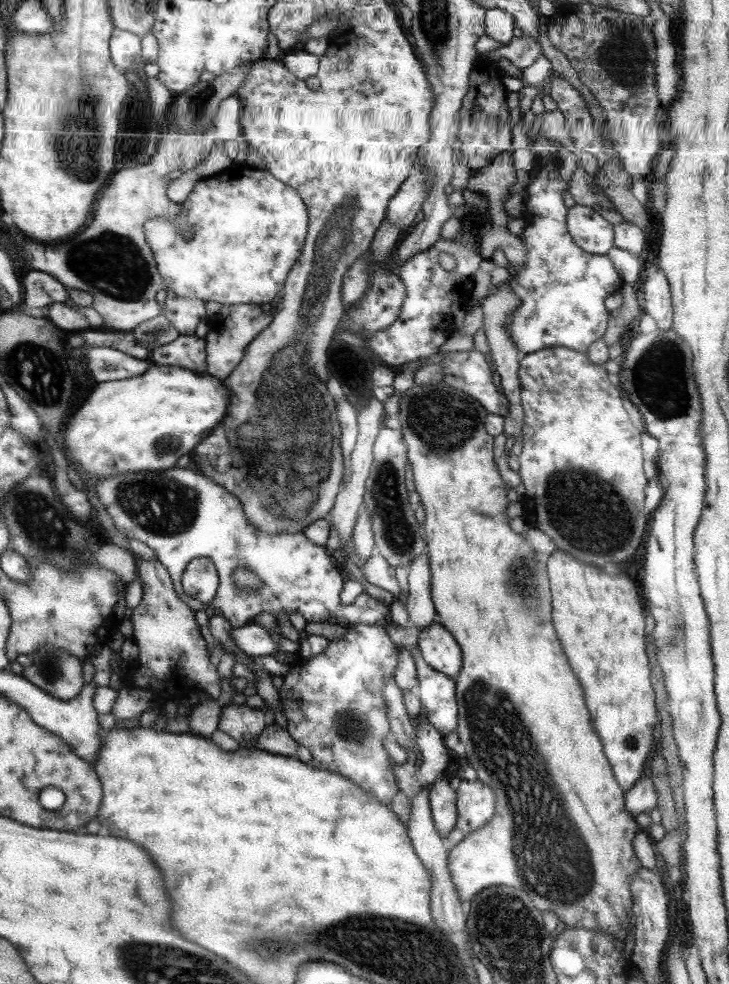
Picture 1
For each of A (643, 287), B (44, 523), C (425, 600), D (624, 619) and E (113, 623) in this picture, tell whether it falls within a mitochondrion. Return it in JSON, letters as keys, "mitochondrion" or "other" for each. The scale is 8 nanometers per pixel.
{"A":"other","B":"mitochondrion","C":"other","D":"other","E":"other"}

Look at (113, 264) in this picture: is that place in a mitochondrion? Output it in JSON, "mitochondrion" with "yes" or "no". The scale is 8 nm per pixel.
{"mitochondrion":"yes"}

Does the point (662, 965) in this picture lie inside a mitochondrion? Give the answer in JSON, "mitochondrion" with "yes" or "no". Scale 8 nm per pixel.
{"mitochondrion":"no"}

